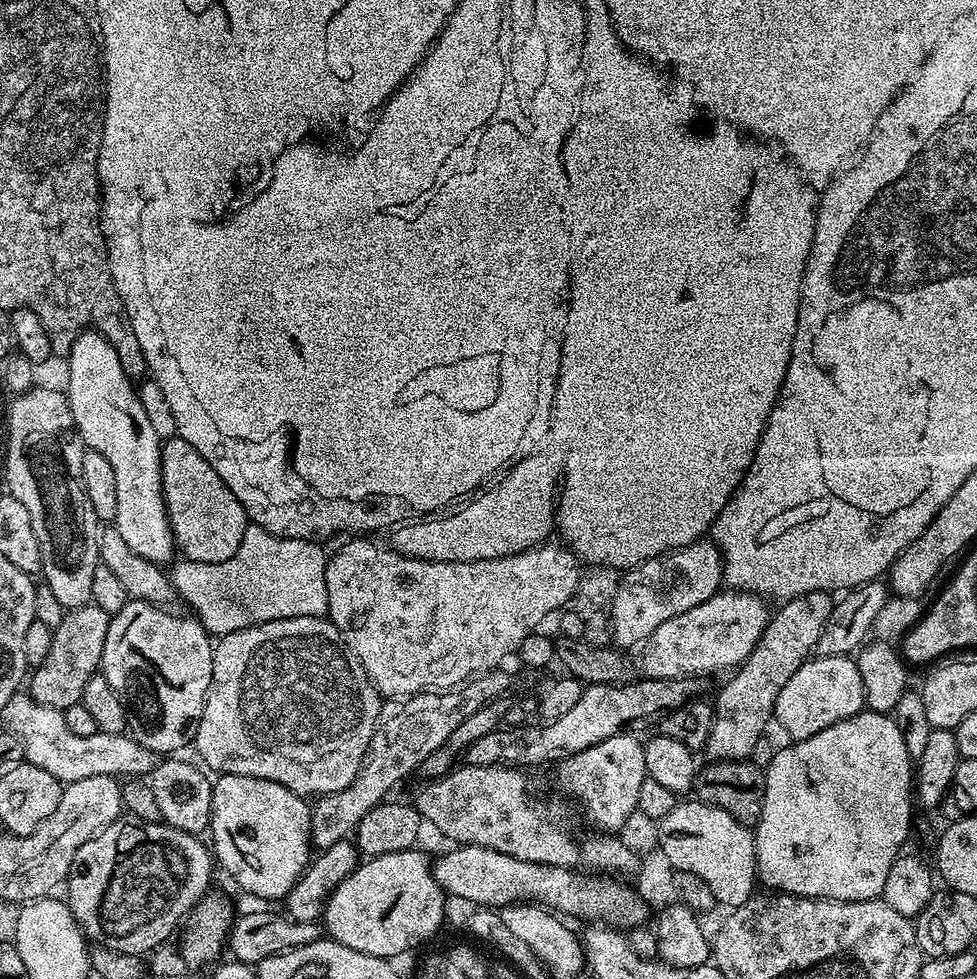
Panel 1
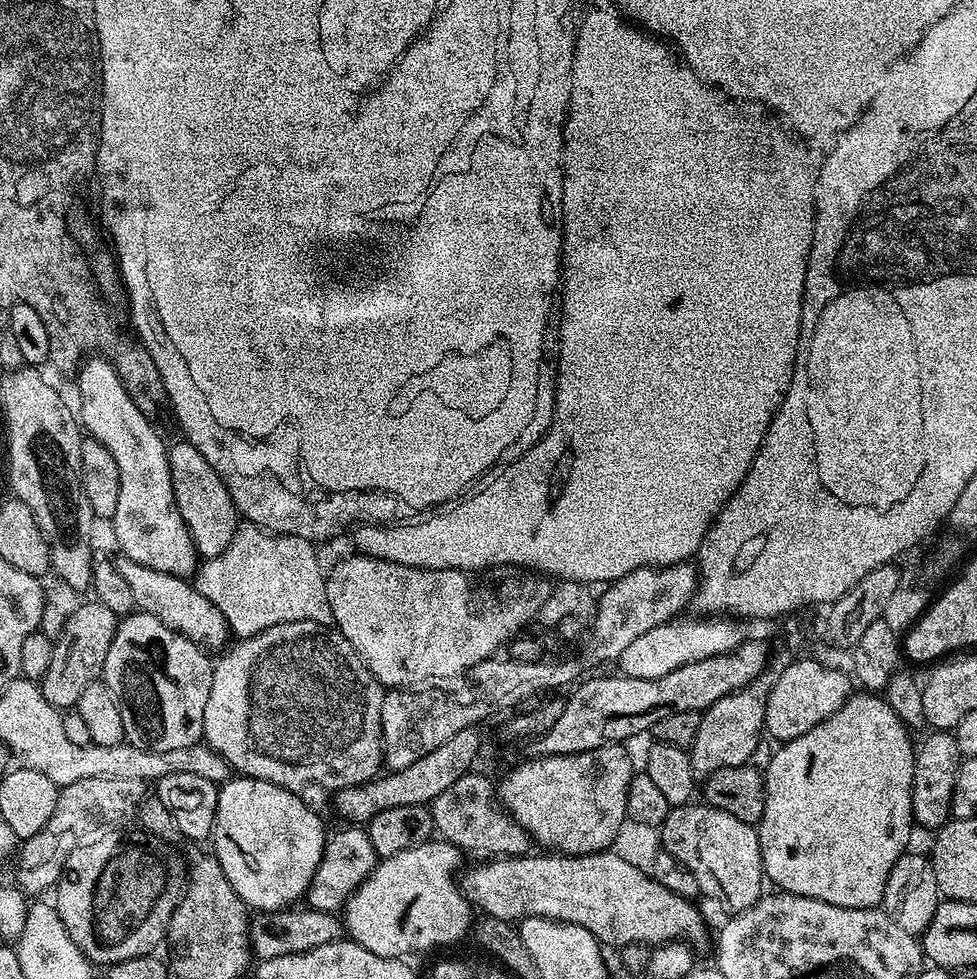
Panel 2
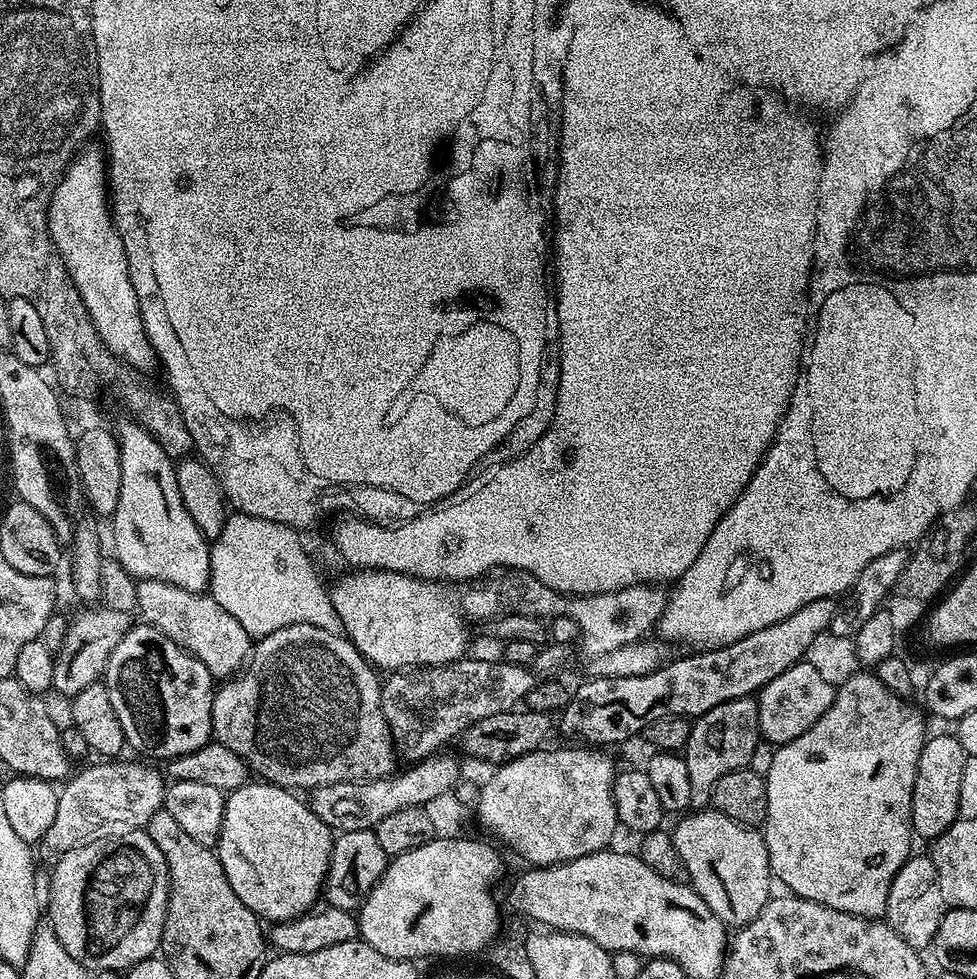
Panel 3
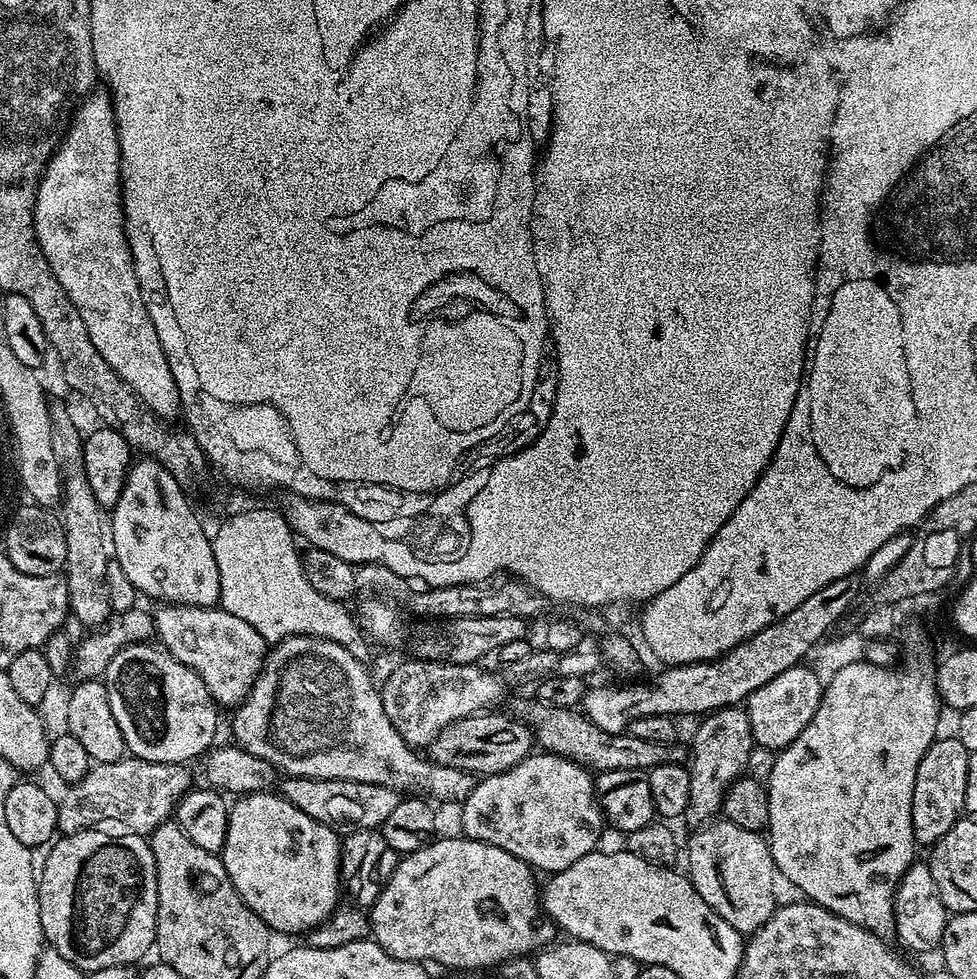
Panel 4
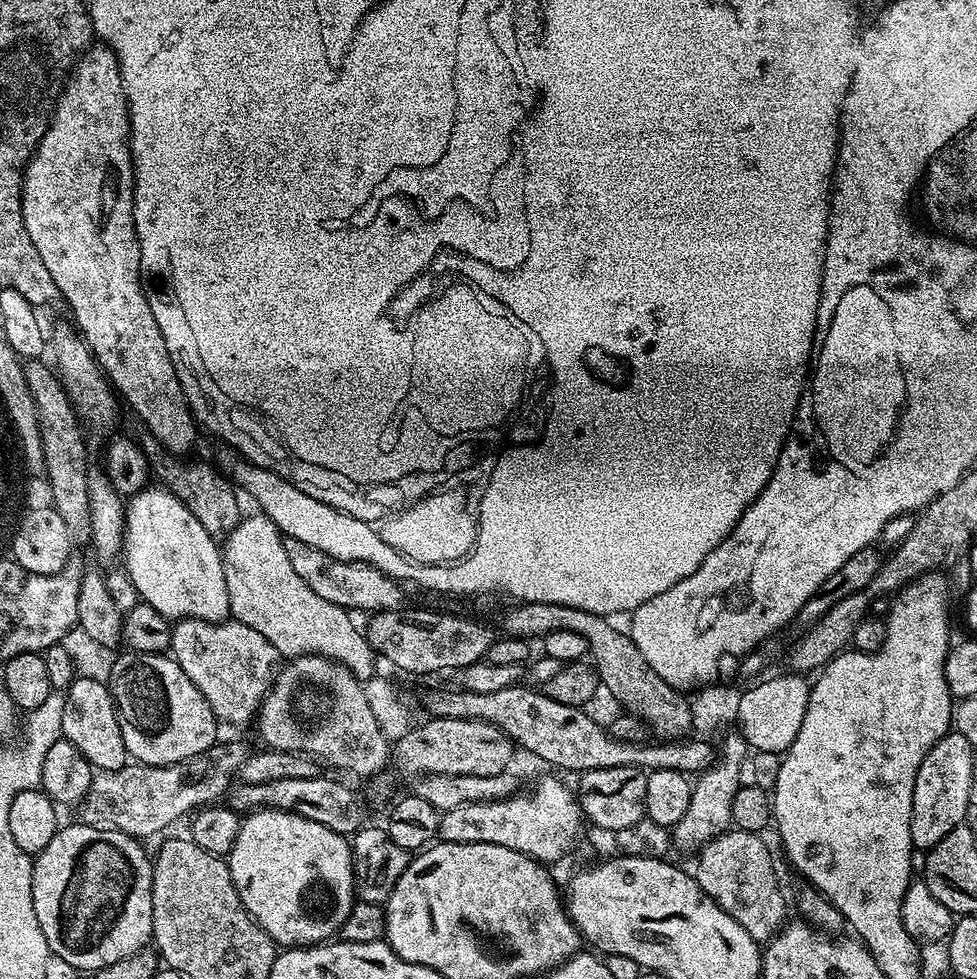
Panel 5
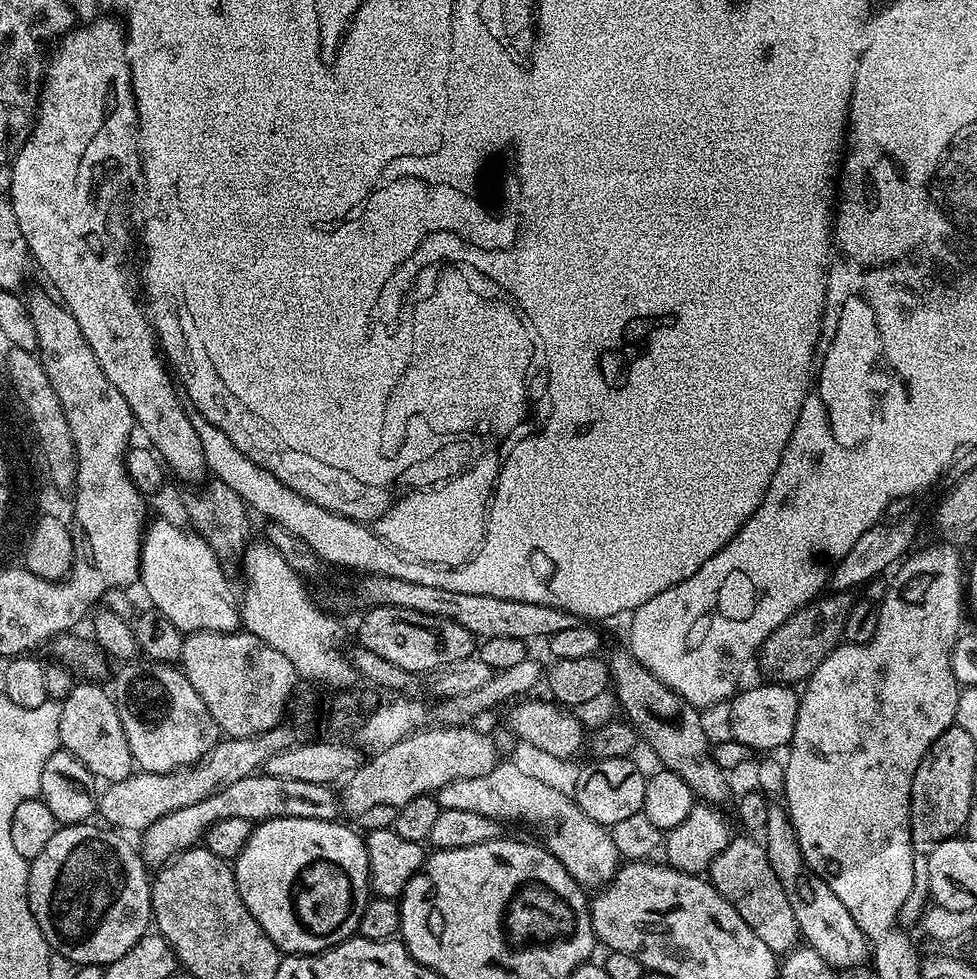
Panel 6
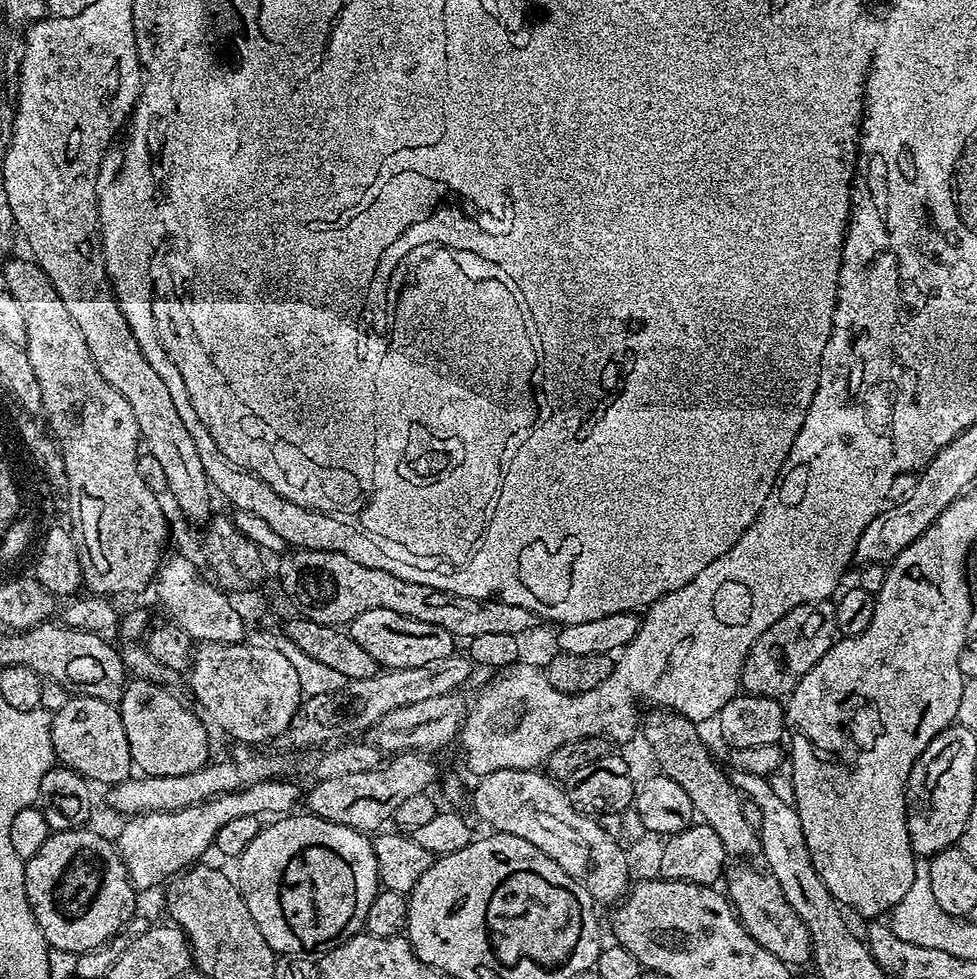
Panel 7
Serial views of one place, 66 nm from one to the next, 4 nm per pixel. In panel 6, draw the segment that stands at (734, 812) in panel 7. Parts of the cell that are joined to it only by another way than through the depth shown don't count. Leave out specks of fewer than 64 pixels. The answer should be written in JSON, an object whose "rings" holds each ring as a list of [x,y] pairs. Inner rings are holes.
{"rings":[[[629,651],[616,652],[609,655],[609,677],[612,690],[625,712],[624,715],[638,731],[641,739],[650,746],[661,764],[667,771],[676,772],[688,786],[693,795],[705,803],[717,803],[716,800],[724,800],[730,792],[727,773],[721,769],[711,756],[710,743],[701,724],[701,711],[686,703],[676,692],[672,692],[661,680],[654,678],[646,671],[637,660],[633,659]]]}

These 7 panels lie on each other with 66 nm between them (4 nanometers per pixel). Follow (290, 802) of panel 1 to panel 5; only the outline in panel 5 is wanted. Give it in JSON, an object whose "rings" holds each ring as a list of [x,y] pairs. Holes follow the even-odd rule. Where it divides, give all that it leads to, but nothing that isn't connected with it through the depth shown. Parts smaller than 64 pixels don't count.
{"rings":[[[261,808],[257,811],[247,813],[240,821],[240,830],[238,832],[238,842],[234,844],[234,850],[226,858],[230,878],[238,890],[238,898],[242,898],[242,906],[266,930],[266,934],[276,943],[277,946],[287,946],[288,948],[298,948],[301,946],[315,946],[331,941],[339,933],[339,930],[352,912],[353,904],[357,903],[356,879],[352,869],[352,846],[351,843],[341,833],[330,830],[322,826],[322,822],[310,822],[310,818],[302,818],[293,812],[279,812],[273,808]]]}

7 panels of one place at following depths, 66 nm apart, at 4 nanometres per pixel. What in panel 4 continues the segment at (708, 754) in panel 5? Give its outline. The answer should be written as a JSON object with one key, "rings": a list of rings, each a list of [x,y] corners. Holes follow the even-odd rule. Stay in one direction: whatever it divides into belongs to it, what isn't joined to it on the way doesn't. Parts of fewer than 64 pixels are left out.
{"rings":[[[543,702],[535,703],[524,714],[524,718],[528,726],[534,731],[537,745],[545,752],[566,757],[591,771],[602,773],[614,769],[638,769],[648,772],[658,765],[685,765],[690,758],[690,748],[685,742],[654,743],[636,738],[627,732],[606,732],[600,727],[594,726],[581,711],[550,707]]]}

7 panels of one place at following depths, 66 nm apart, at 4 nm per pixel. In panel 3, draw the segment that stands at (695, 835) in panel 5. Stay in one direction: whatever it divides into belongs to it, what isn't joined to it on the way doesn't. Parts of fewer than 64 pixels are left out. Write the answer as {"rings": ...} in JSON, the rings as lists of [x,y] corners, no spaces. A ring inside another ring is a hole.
{"rings":[[[751,696],[722,702],[714,706],[714,710],[706,710],[706,714],[695,717],[689,730],[689,740],[682,751],[686,771],[690,773],[691,807],[696,810],[707,809],[712,803],[712,791],[718,778],[739,768],[747,768],[750,754],[754,754],[754,746],[761,743],[758,706]]]}

